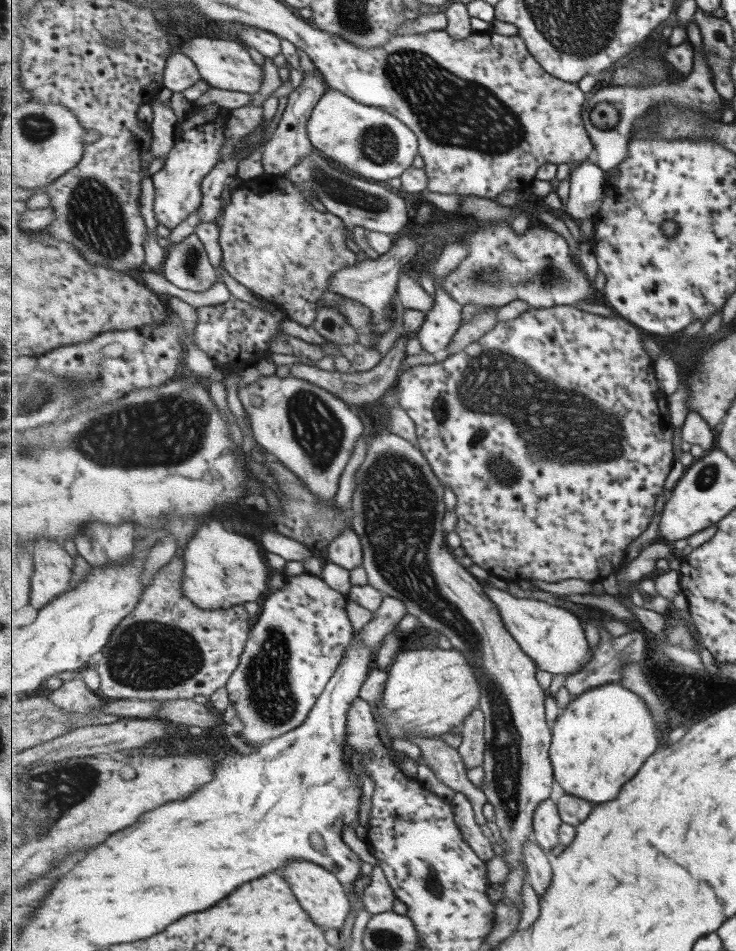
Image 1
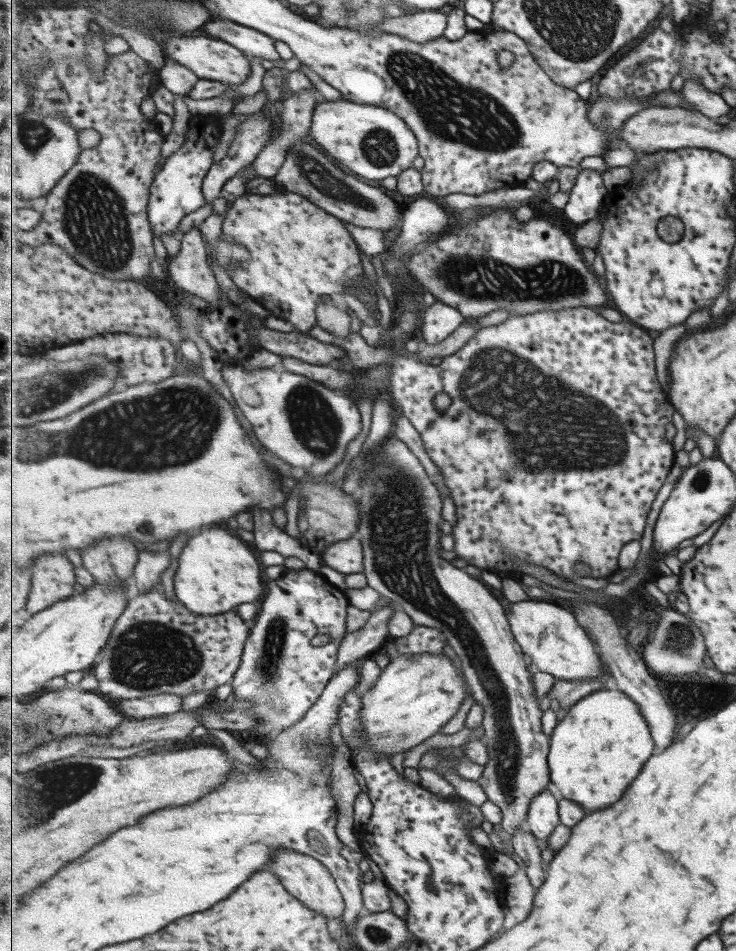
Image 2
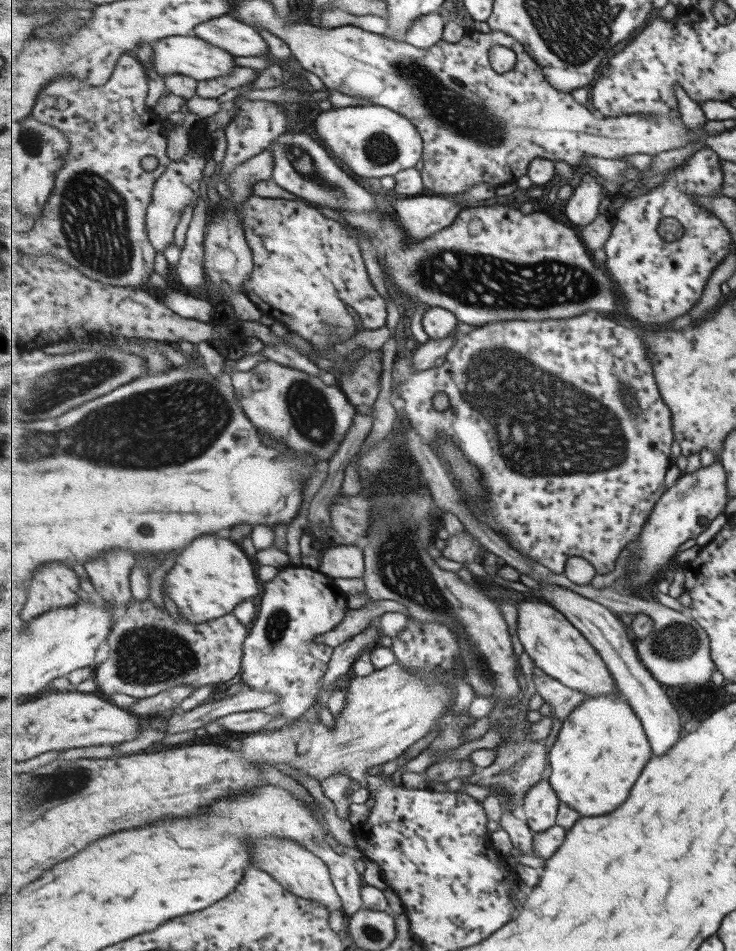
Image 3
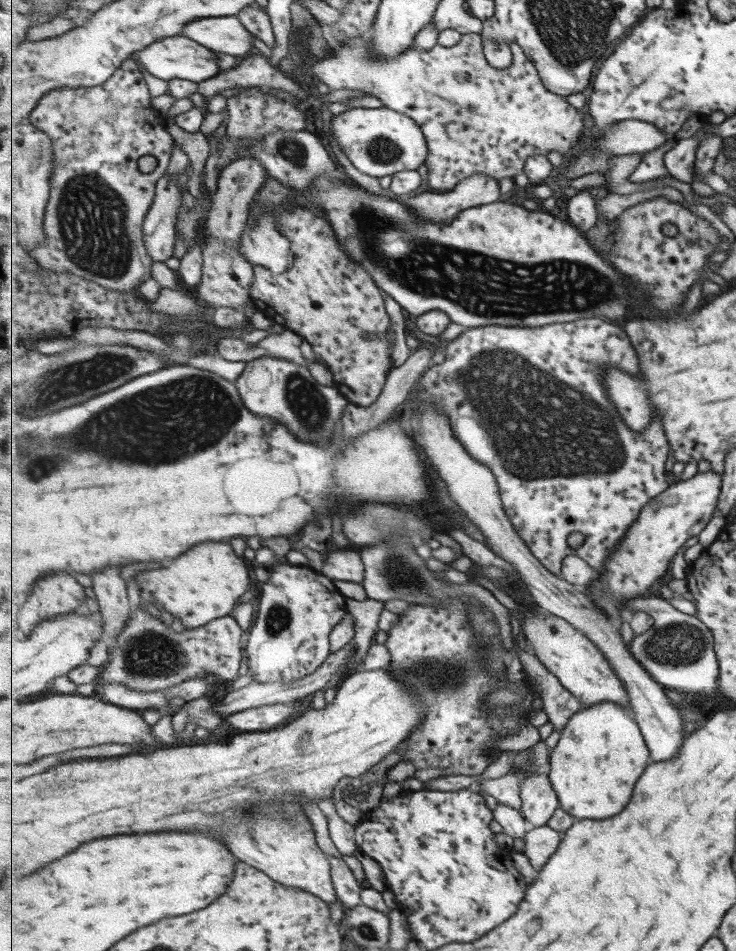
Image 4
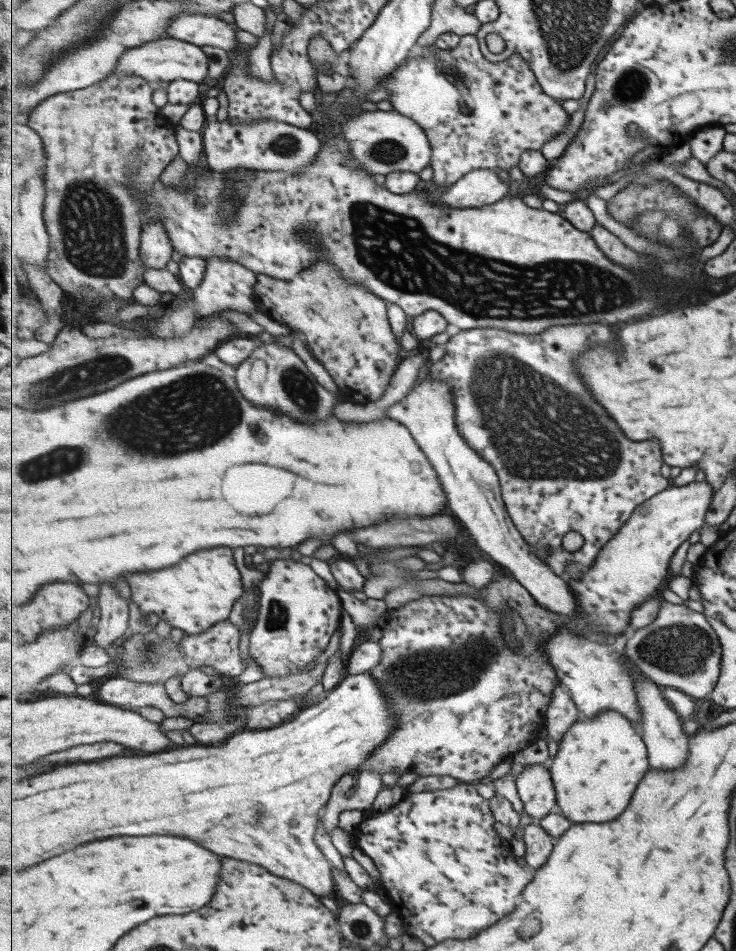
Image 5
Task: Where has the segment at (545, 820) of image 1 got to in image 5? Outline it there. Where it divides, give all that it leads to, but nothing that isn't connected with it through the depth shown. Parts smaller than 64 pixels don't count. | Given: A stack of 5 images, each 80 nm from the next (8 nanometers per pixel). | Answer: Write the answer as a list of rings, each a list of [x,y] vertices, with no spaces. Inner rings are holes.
[[[532,764],[526,768],[517,777],[515,784],[525,804],[524,812],[535,822],[541,822],[549,814],[558,810],[556,788],[551,771],[542,764]]]

